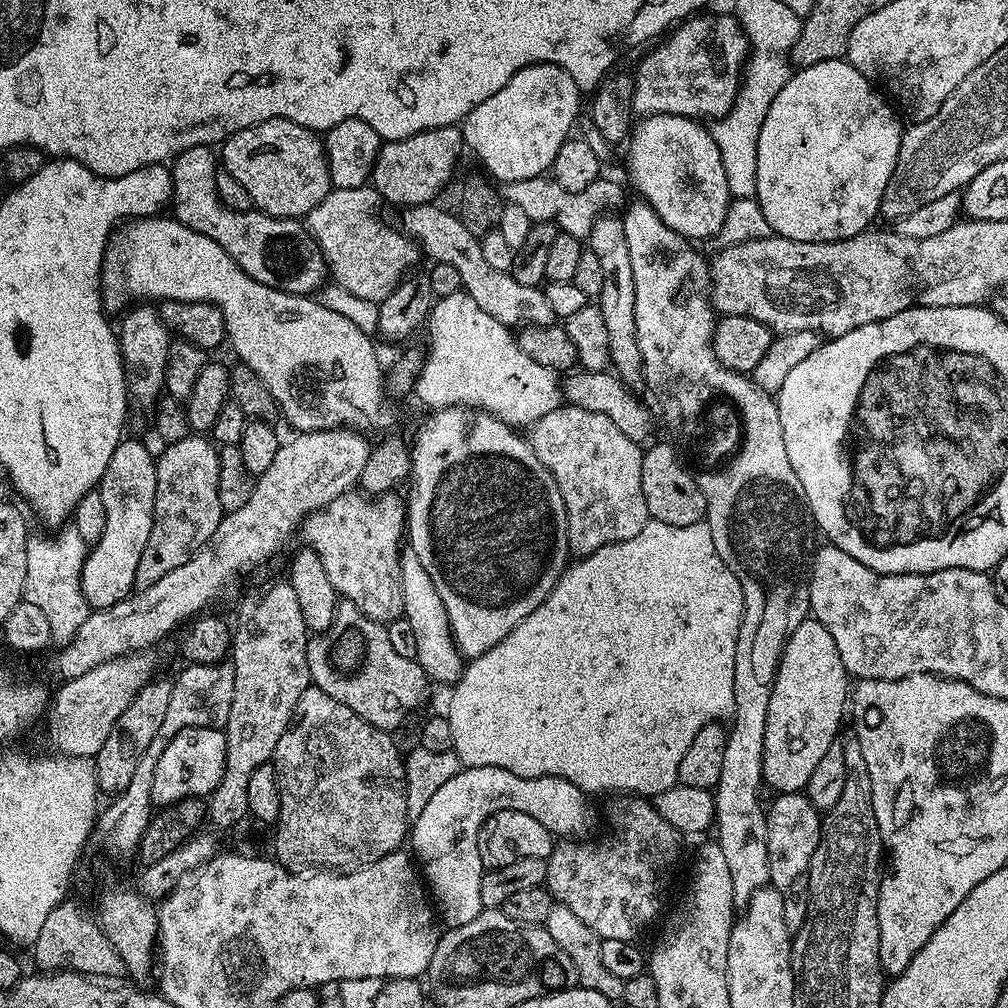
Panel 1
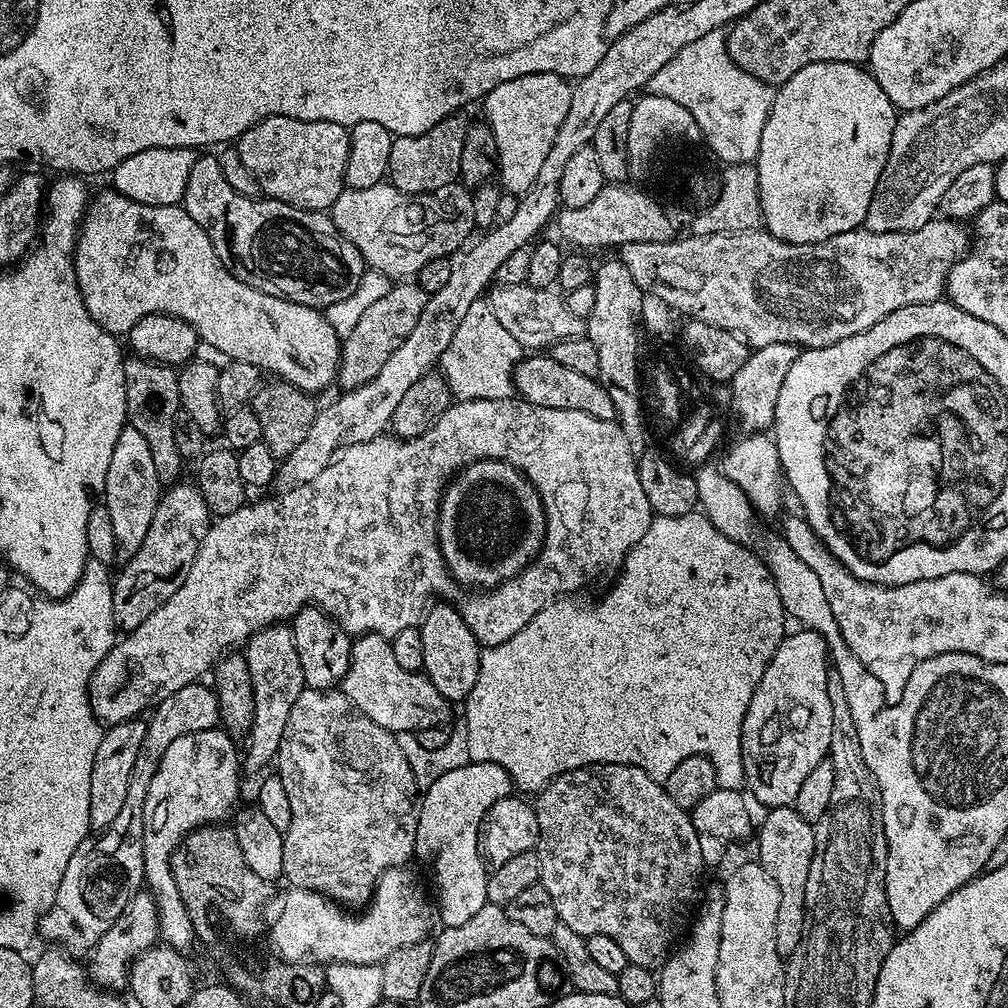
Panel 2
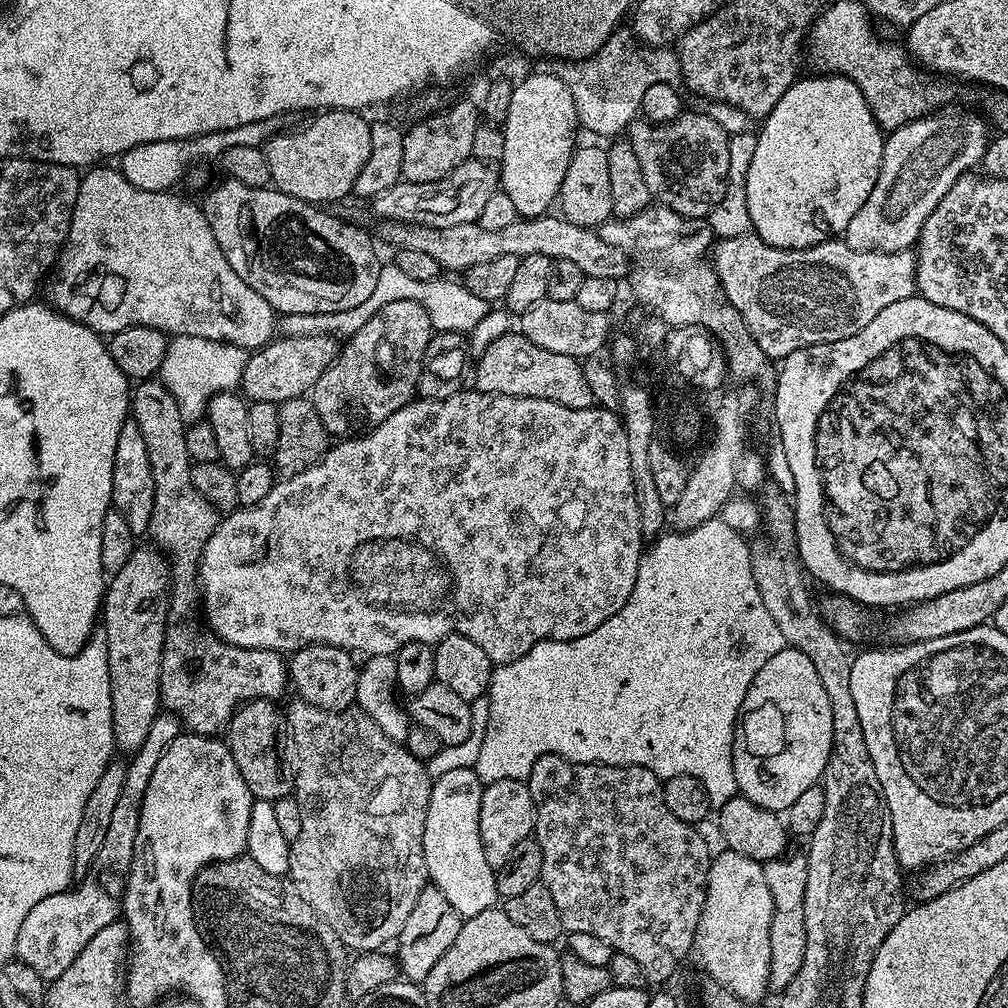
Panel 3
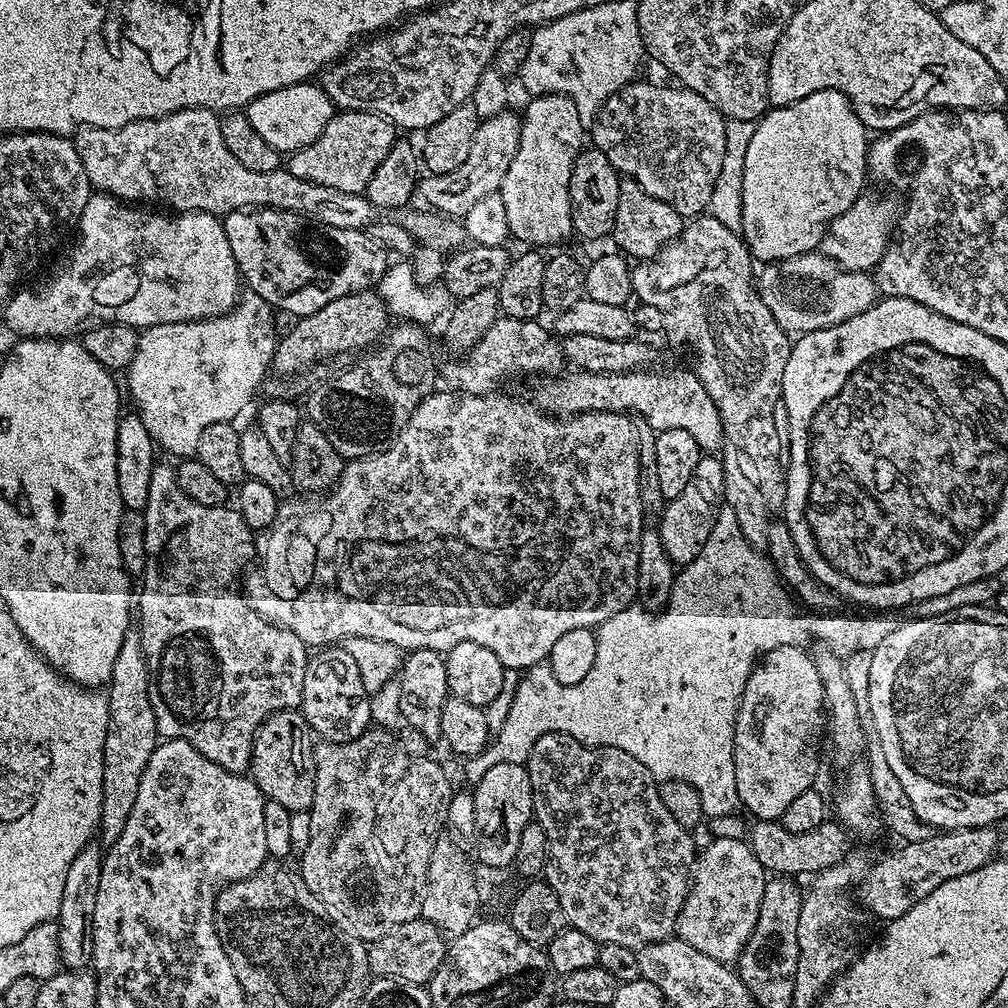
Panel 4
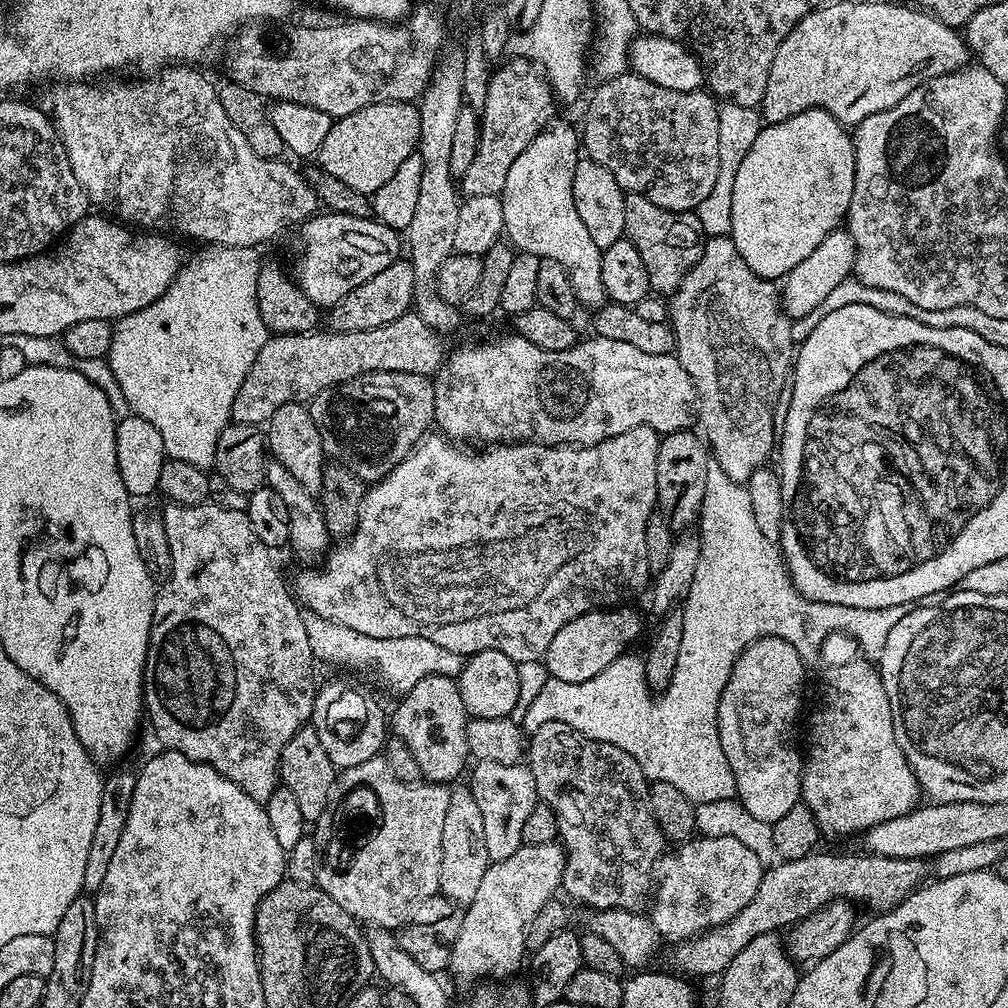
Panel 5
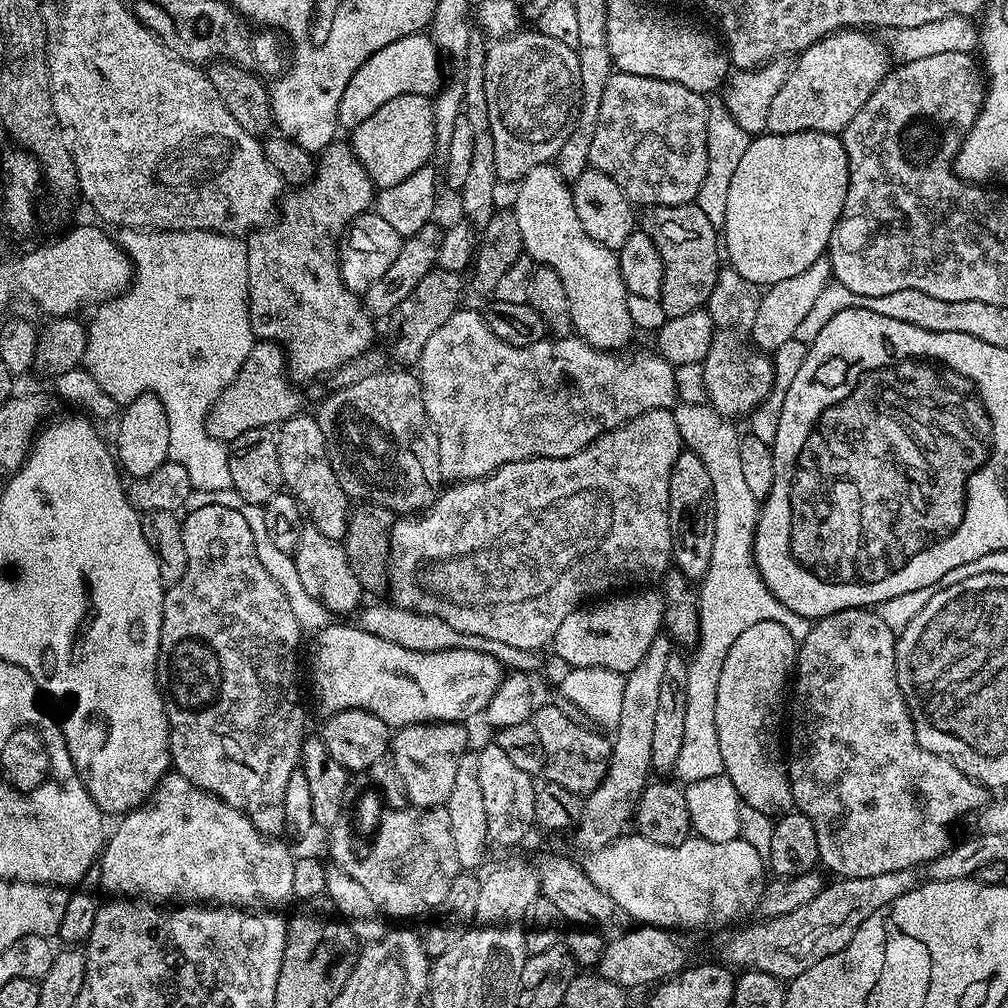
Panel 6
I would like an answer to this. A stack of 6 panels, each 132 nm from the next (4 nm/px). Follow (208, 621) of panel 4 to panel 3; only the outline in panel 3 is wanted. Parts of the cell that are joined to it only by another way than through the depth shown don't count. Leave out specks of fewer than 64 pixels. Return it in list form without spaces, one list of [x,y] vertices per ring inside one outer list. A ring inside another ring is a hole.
[[[159,379],[139,381],[130,392],[130,419],[138,422],[138,430],[142,430],[142,439],[146,441],[146,455],[150,458],[150,474],[154,474],[154,514],[148,523],[147,535],[152,536],[151,543],[166,553],[170,561],[170,612],[173,617],[184,616],[198,604],[198,565],[200,555],[210,538],[210,534],[220,523],[222,516],[217,512],[198,490],[194,490],[194,482],[190,482],[190,470],[193,460],[186,450],[186,421],[182,418],[182,410],[178,410],[178,402],[174,402],[174,394]],[[169,623],[168,634],[164,638],[164,657],[162,658],[162,666],[160,667],[160,703],[172,715],[180,719],[181,725],[189,732],[197,732],[200,736],[216,736],[223,733],[228,727],[228,723],[232,720],[232,715],[241,704],[247,704],[250,700],[276,700],[284,692],[284,687],[287,689],[290,684],[288,675],[288,660],[281,653],[274,650],[262,650],[261,648],[239,648],[234,644],[228,644],[224,640],[219,640],[213,636],[211,631],[203,630],[199,632],[192,624],[176,624]]]

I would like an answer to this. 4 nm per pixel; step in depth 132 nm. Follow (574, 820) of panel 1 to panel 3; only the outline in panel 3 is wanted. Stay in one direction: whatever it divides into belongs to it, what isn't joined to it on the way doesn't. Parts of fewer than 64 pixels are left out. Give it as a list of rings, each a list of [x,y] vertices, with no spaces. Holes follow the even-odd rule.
[[[472,768],[447,771],[445,776],[433,779],[430,802],[426,810],[426,830],[422,838],[428,879],[442,894],[461,918],[482,914],[482,910],[497,903],[496,872],[478,855],[478,810],[482,785]]]

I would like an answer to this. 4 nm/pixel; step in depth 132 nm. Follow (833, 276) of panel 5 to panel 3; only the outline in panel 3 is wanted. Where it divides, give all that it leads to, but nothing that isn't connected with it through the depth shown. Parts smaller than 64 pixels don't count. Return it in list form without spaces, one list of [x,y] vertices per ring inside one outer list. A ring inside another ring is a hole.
[[[945,107],[939,114],[923,116],[906,126],[891,129],[887,133],[878,182],[874,182],[874,190],[870,190],[870,198],[862,202],[862,210],[858,210],[854,218],[850,218],[850,226],[846,226],[846,230],[842,233],[844,243],[854,250],[867,252],[909,251],[919,240],[926,218],[934,214],[938,202],[942,202],[950,186],[954,186],[954,182],[958,182],[960,176],[971,173],[975,169],[972,168],[975,164],[977,167],[983,161],[984,151],[990,143],[989,121],[983,115],[975,116],[964,108],[947,108]]]

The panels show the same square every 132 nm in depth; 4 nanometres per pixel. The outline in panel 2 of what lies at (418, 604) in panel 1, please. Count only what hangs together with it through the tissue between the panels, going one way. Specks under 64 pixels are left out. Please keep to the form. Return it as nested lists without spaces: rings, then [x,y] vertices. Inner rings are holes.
[[[448,602],[433,603],[425,611],[418,627],[422,638],[422,671],[430,682],[434,682],[434,690],[438,690],[438,694],[442,694],[449,702],[467,700],[470,690],[474,690],[474,682],[478,682],[482,645],[460,617],[459,607]]]

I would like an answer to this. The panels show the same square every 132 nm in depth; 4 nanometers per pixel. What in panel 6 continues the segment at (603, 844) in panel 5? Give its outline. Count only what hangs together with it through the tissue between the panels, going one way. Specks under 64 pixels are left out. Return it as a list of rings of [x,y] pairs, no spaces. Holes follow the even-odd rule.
[[[544,704],[533,711],[530,723],[534,726],[538,734],[538,742],[542,746],[543,779],[547,783],[557,784],[571,792],[587,794],[593,792],[602,782],[608,769],[612,746],[607,735],[598,736],[591,732],[594,731],[591,727],[585,726],[579,719],[576,720],[571,720],[558,705]]]

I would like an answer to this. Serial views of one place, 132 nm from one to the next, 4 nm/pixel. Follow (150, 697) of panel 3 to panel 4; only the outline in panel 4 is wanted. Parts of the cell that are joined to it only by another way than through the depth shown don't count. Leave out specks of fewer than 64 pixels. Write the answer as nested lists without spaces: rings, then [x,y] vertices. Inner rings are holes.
[[[130,630],[126,634],[122,650],[118,650],[118,658],[114,660],[114,670],[106,685],[106,695],[108,729],[102,766],[102,810],[98,840],[101,845],[111,846],[118,842],[118,837],[130,818],[130,810],[134,810],[134,801],[138,799],[138,785],[142,783],[146,762],[150,762],[150,754],[154,754],[158,743],[154,706],[150,706],[150,674],[139,631]]]

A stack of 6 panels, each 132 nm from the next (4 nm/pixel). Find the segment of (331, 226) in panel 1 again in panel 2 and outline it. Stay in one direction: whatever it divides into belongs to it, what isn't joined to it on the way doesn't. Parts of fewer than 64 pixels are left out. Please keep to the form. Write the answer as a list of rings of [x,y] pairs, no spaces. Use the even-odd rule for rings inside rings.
[[[387,182],[366,186],[366,190],[345,187],[343,194],[333,202],[330,215],[337,230],[347,240],[354,242],[354,246],[358,246],[365,265],[373,272],[382,273],[392,282],[415,277],[422,266],[426,266],[426,262],[434,262],[434,258],[451,257],[452,252],[456,251],[459,253],[465,247],[464,239],[476,228],[472,192],[459,182],[417,196],[407,196]]]

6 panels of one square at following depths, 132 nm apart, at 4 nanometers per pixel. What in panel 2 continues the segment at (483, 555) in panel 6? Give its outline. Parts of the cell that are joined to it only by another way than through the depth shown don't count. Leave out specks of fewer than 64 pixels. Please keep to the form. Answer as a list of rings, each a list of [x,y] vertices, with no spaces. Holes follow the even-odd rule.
[[[505,398],[502,400],[456,400],[426,430],[426,434],[415,436],[409,440],[402,440],[395,434],[381,434],[370,438],[366,442],[352,444],[348,448],[342,449],[338,455],[329,460],[326,470],[318,474],[315,478],[310,478],[310,482],[293,484],[283,489],[281,496],[272,496],[269,500],[260,500],[257,504],[246,502],[234,514],[226,514],[213,519],[208,526],[206,538],[198,546],[198,554],[194,558],[194,566],[190,566],[190,574],[186,574],[186,582],[170,594],[170,598],[165,604],[160,604],[142,626],[131,629],[125,638],[117,639],[112,645],[106,658],[98,666],[98,670],[92,675],[92,686],[90,695],[92,698],[92,713],[95,714],[101,725],[111,726],[121,724],[127,720],[135,720],[141,714],[161,704],[174,690],[182,690],[182,686],[190,686],[197,683],[201,678],[207,677],[211,673],[212,665],[224,655],[247,645],[248,639],[258,630],[269,628],[271,624],[282,624],[291,621],[292,617],[298,615],[303,608],[311,607],[322,609],[327,616],[332,616],[340,625],[345,628],[353,637],[364,636],[367,632],[373,632],[379,636],[389,638],[396,636],[402,630],[415,628],[423,620],[426,609],[433,598],[443,598],[445,601],[455,601],[458,585],[452,578],[452,573],[444,564],[444,557],[440,555],[440,538],[438,535],[438,521],[440,518],[440,498],[444,494],[446,485],[452,477],[466,468],[468,465],[479,460],[501,460],[507,464],[514,465],[525,478],[538,490],[542,498],[544,507],[544,542],[540,553],[535,560],[523,568],[518,575],[512,579],[497,584],[491,590],[472,590],[467,593],[468,597],[458,604],[460,617],[470,626],[474,638],[484,648],[493,648],[502,642],[510,642],[538,610],[546,607],[551,600],[558,600],[567,597],[569,594],[576,594],[579,588],[584,588],[587,584],[595,582],[599,576],[604,576],[607,572],[611,574],[619,573],[624,564],[628,551],[646,534],[650,522],[654,519],[654,513],[650,502],[646,502],[646,494],[642,490],[642,482],[638,478],[638,458],[630,450],[630,442],[626,442],[626,434],[622,434],[619,423],[616,420],[603,420],[594,418],[590,414],[582,414],[582,410],[554,410],[546,406],[534,406],[526,400],[519,398]]]

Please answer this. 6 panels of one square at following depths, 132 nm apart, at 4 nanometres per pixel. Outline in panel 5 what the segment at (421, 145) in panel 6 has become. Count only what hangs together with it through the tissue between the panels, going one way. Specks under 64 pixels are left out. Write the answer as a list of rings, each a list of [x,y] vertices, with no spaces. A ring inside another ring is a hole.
[[[388,100],[385,104],[371,104],[354,114],[333,119],[327,125],[318,153],[318,168],[319,171],[338,178],[353,190],[371,194],[394,175],[394,170],[398,170],[398,166],[402,166],[402,162],[406,162],[412,152],[417,151],[419,143],[420,110],[415,103]]]

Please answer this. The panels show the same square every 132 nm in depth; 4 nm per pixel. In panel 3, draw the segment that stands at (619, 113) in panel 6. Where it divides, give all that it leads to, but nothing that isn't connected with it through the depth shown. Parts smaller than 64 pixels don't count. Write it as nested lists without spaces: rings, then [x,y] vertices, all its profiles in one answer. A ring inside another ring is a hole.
[[[684,110],[664,124],[654,124],[643,118],[637,118],[627,129],[626,139],[634,146],[634,154],[638,154],[638,162],[642,166],[642,178],[646,178],[646,186],[652,191],[653,197],[663,207],[678,214],[704,218],[714,210],[714,206],[718,206],[718,202],[722,202],[722,194],[726,194],[730,166],[729,135],[727,130],[718,126],[718,122],[714,122],[714,118],[707,111]]]

